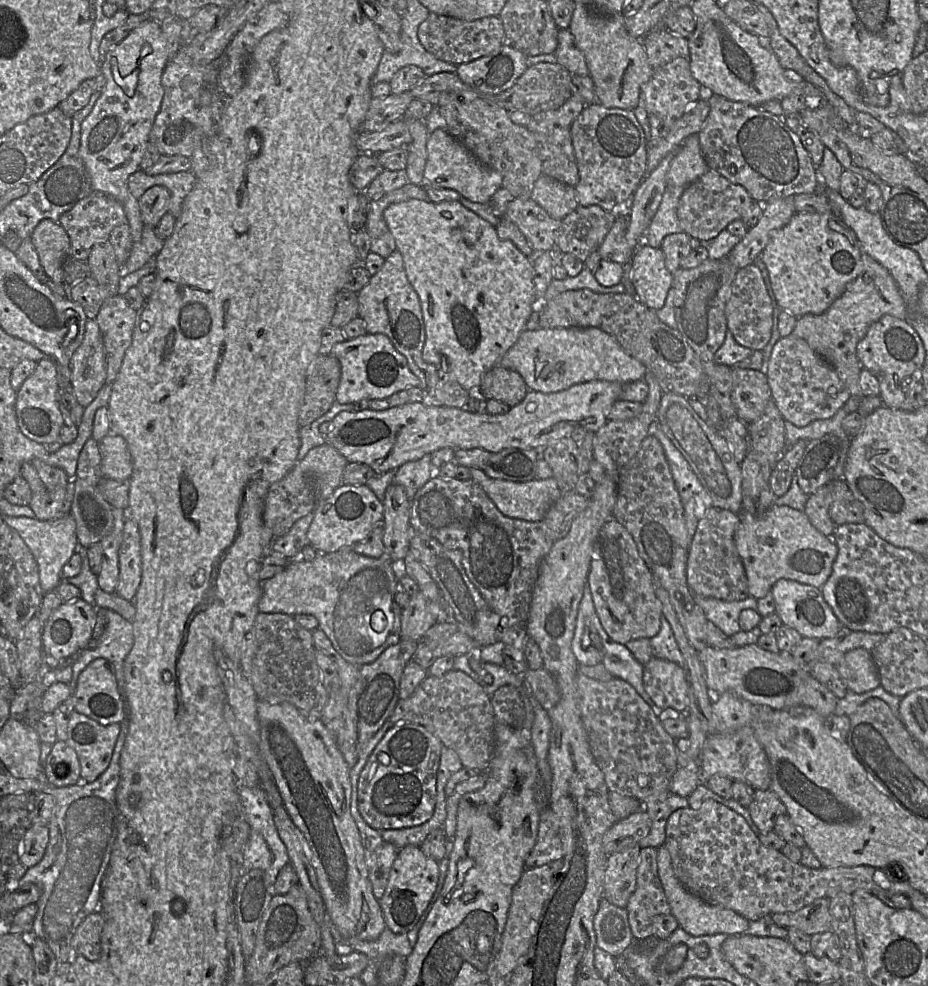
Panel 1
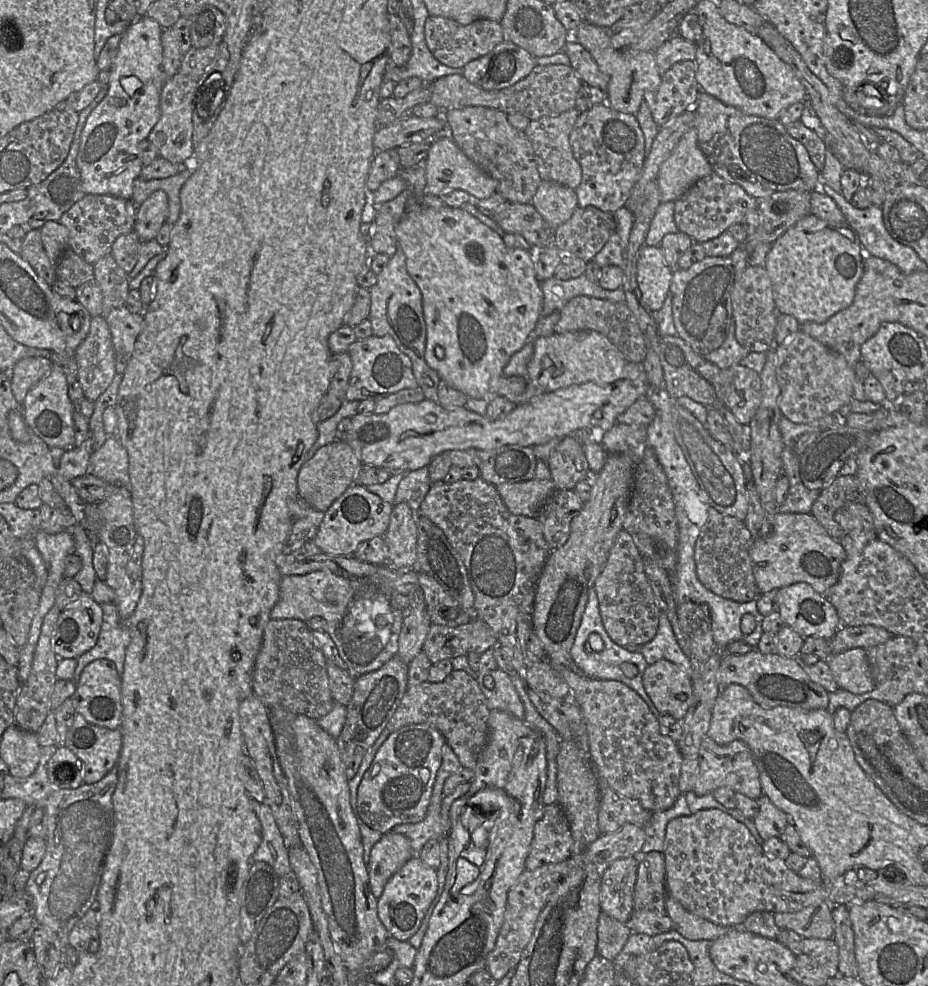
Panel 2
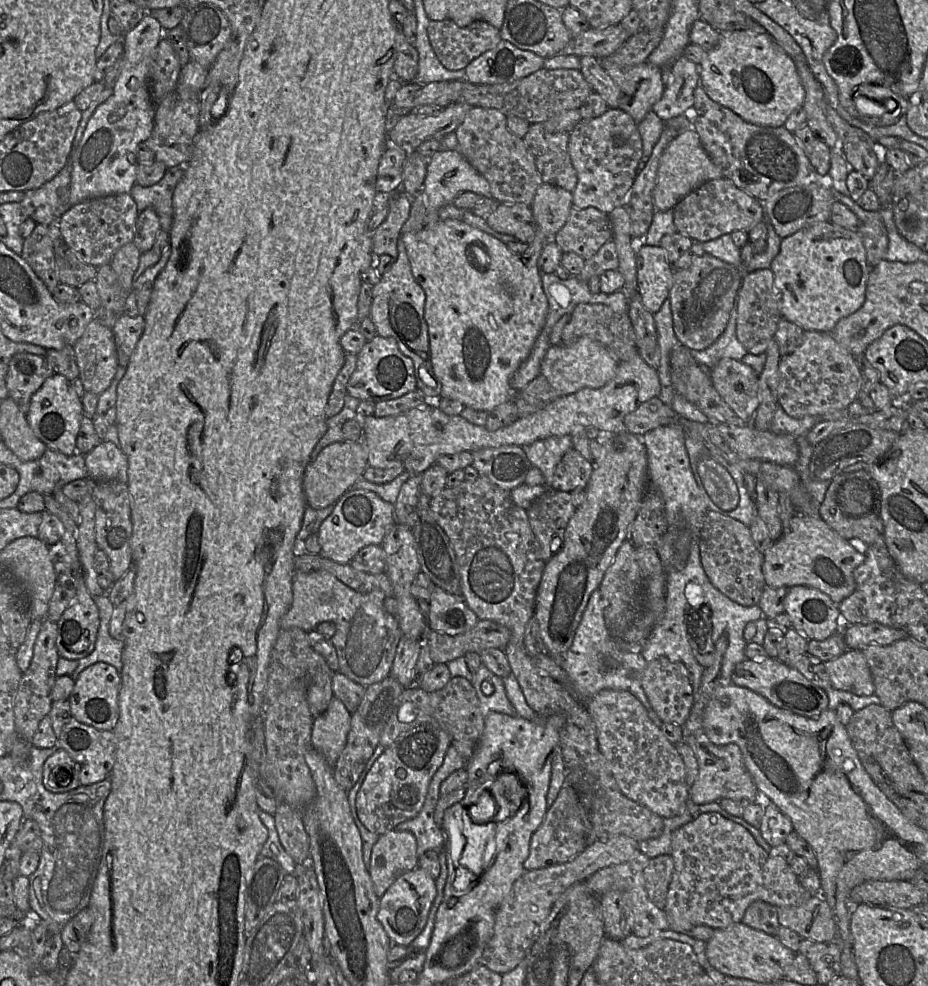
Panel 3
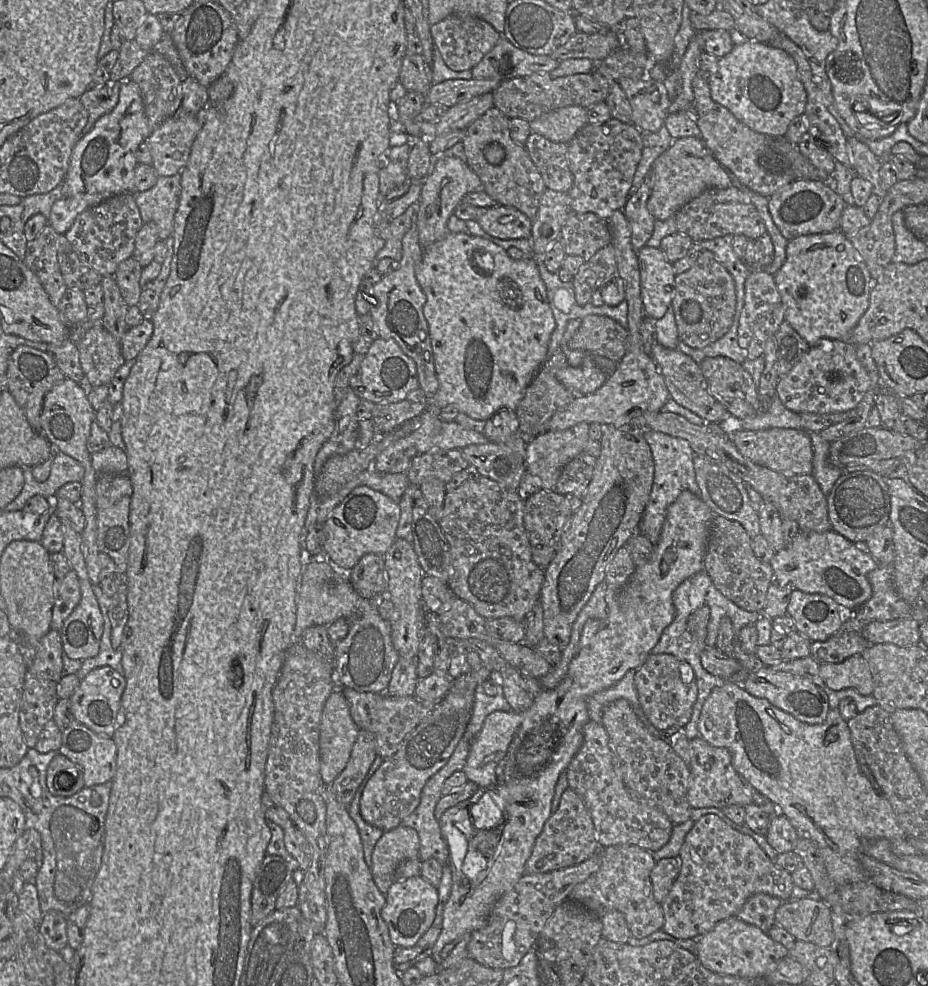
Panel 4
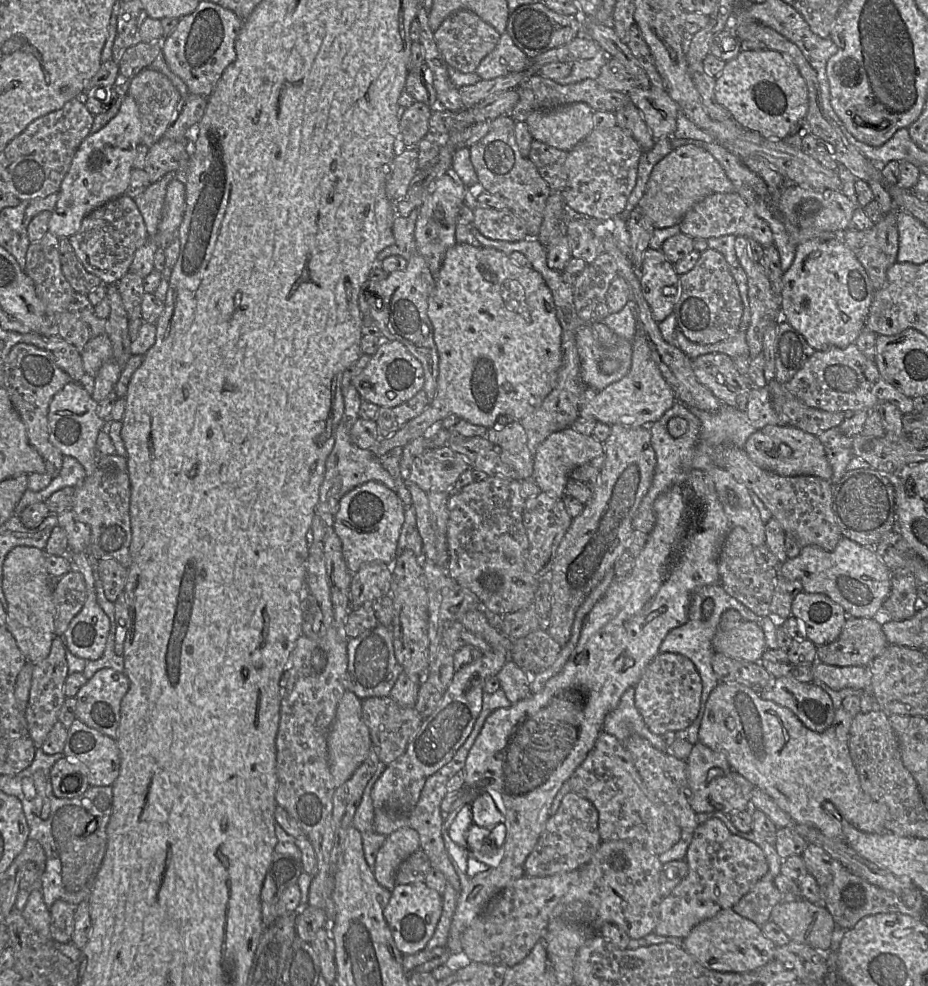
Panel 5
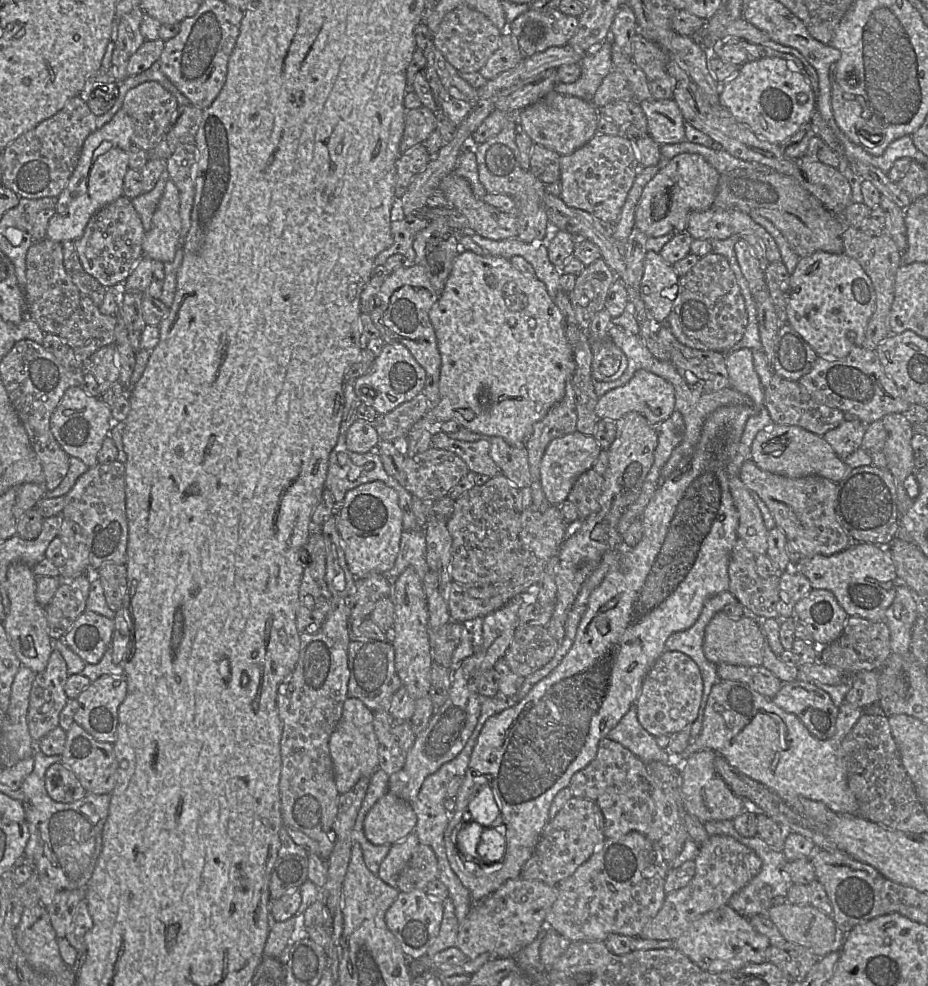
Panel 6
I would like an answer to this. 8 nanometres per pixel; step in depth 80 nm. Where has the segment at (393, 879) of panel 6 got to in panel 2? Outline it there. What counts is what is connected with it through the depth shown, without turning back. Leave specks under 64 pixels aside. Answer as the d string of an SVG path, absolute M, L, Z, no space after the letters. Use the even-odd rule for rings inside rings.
M384 833L374 844L367 864L369 885L378 899L389 879L414 856L409 839L399 833Z

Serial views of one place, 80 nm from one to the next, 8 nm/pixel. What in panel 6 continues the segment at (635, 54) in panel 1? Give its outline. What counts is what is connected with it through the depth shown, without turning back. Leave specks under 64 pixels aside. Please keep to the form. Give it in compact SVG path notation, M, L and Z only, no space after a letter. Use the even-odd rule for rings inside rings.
M673 99L645 100L639 105L647 118L648 133L659 146L687 141L685 120Z

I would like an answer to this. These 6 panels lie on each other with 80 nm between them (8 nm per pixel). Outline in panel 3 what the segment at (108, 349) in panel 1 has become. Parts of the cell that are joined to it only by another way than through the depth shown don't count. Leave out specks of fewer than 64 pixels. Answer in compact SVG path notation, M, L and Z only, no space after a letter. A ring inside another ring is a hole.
M122 314L111 329L116 343L118 364L127 368L136 345L145 329L145 318Z

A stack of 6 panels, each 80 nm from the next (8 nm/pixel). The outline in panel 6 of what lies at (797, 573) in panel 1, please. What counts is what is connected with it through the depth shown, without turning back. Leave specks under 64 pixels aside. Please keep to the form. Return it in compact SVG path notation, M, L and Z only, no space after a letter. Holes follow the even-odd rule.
M853 542L843 551L832 555L802 557L792 565L809 580L812 589L831 591L849 616L872 621L885 621L885 613L896 595L899 580L887 546Z

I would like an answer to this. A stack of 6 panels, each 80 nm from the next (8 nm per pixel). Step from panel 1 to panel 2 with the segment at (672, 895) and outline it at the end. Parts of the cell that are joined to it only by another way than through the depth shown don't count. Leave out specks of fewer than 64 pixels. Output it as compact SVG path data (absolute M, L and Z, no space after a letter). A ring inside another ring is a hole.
M667 893L666 914L674 922L675 929L690 940L712 940L726 934L731 927L717 925L686 910Z

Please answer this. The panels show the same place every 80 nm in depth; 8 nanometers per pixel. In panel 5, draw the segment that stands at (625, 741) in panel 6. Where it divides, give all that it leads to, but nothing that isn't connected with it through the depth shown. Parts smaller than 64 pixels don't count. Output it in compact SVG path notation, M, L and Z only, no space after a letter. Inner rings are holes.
M635 687L628 688L620 698L617 707L611 711L603 723L603 731L616 737L620 742L637 734L647 739L656 749L669 752L660 735L652 733L635 705Z

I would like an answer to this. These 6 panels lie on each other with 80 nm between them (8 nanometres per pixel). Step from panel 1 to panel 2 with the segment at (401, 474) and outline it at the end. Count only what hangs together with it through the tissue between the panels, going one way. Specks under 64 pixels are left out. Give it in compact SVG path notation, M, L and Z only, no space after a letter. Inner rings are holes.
M427 466L409 471L397 487L395 503L407 503L416 521L420 505L431 485Z

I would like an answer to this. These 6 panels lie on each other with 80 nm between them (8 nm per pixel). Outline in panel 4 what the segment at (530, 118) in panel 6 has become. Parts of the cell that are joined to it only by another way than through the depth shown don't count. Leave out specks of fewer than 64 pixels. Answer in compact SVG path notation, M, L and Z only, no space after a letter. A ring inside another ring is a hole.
M568 106L551 111L531 122L531 132L540 134L553 142L568 144L588 121L586 108Z

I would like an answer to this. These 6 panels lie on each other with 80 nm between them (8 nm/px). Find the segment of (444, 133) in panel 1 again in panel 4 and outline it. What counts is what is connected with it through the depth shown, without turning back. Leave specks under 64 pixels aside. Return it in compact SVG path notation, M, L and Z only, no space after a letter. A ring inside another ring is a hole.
M435 156L432 170L424 180L418 202L418 238L423 248L441 240L449 233L448 220L456 207L466 194L477 191L484 191L484 185L465 161L452 156Z

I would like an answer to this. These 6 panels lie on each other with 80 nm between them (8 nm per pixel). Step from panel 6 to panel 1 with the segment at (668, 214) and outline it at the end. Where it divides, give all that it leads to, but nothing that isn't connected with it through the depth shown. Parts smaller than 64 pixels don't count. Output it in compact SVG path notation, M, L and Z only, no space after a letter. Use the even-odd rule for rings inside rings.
M698 134L684 139L671 161L667 186L687 187L710 169L701 151Z

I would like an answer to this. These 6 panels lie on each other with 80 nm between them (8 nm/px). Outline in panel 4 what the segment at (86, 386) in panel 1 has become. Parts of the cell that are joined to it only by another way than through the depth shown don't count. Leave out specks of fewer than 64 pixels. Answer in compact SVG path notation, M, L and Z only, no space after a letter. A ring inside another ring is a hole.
M100 323L77 343L84 376L94 386L108 385L124 363L120 341Z

